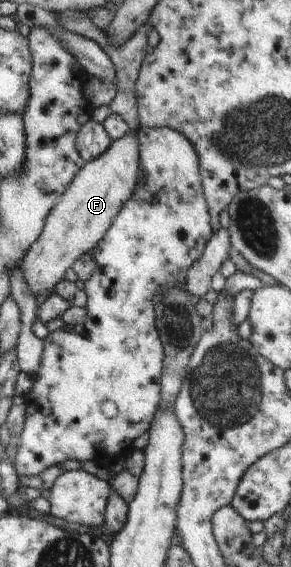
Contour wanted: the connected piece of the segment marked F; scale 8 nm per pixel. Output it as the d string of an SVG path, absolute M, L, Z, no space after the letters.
M135 133L113 140L111 146L99 156L85 162L75 174L67 190L61 194L45 220L45 227L36 242L28 249L20 263L23 278L33 294L45 294L64 279L69 268L83 254L90 252L109 230L109 226L129 201L139 174L138 141Z

